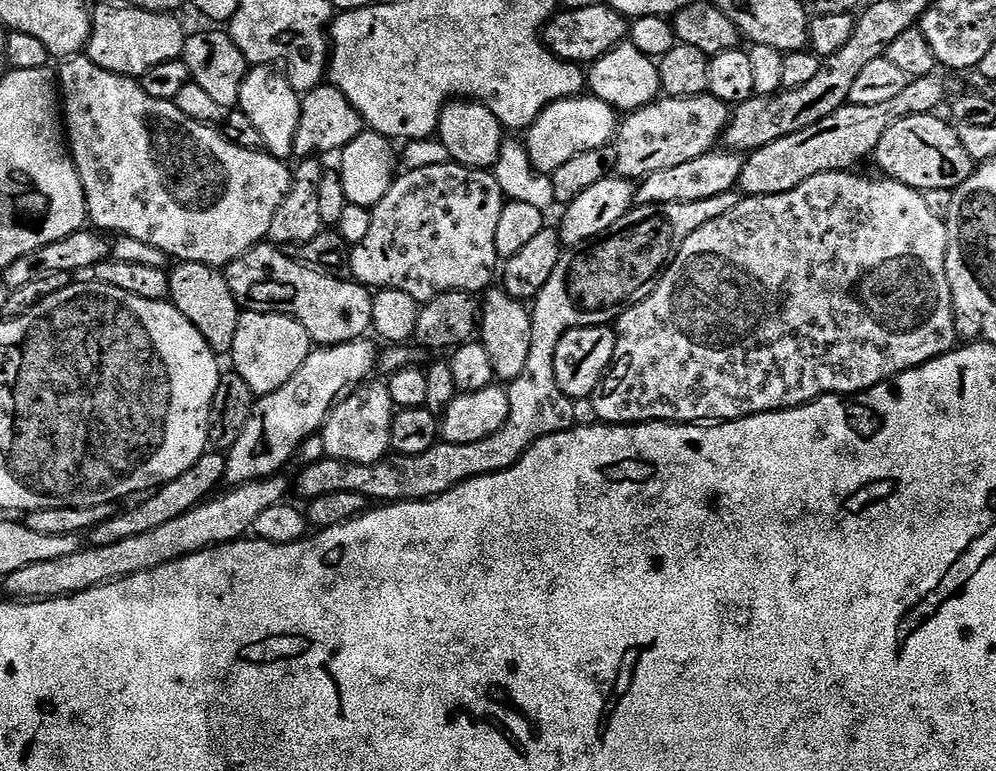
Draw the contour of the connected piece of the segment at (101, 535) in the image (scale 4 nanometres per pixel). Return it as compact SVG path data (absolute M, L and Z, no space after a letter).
M209 450L205 452L202 458L198 458L198 462L194 462L194 466L190 466L190 470L178 474L172 480L163 481L157 487L160 489L157 490L156 496L142 501L141 504L134 505L133 508L126 509L121 516L109 515L107 518L99 521L94 528L94 531L96 531L95 539L99 543L109 544L134 534L145 533L146 530L152 530L154 526L162 526L163 523L178 518L178 514L186 514L186 510L190 510L196 504L207 500L209 496L213 495L225 483L227 474L228 462L225 453L222 454L215 452L215 450Z

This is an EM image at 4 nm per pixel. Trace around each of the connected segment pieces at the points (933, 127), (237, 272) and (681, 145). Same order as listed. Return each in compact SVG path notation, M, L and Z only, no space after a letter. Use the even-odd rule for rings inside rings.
M919 112L917 116L901 116L888 127L874 156L880 159L889 177L916 186L928 183L944 188L948 180L963 182L972 176L978 164L972 161L971 150L964 145L963 138L938 117L936 114Z
M261 242L249 250L237 256L235 260L227 265L226 275L228 283L233 285L237 293L249 296L256 306L284 306L280 304L293 304L296 308L301 308L305 312L305 317L312 316L311 323L321 328L332 342L341 340L357 340L365 335L367 328L373 327L374 318L374 292L369 285L361 283L355 278L347 275L336 276L335 271L321 266L316 262L309 262L307 259L299 260L296 256L291 256L287 247L276 242Z
M720 94L669 95L667 98L653 100L645 108L629 111L625 115L628 117L625 120L623 117L622 123L619 125L618 139L614 144L616 149L616 168L619 173L628 178L643 178L649 172L673 168L682 162L693 160L702 154L713 151L721 143L724 130L728 127L730 107L728 108L727 103L729 104L729 101Z

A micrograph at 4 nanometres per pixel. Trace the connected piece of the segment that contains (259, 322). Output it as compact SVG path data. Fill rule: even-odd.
M280 310L241 311L236 335L230 341L232 356L236 359L235 371L248 378L248 385L260 394L267 394L281 388L306 362L312 352L314 341L308 333L309 325L303 319L283 316ZM303 322L306 324L304 325ZM308 327L308 328L307 328Z

